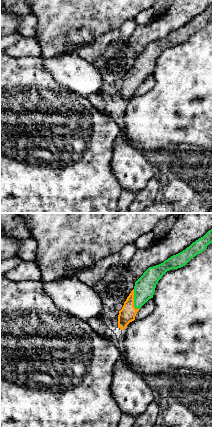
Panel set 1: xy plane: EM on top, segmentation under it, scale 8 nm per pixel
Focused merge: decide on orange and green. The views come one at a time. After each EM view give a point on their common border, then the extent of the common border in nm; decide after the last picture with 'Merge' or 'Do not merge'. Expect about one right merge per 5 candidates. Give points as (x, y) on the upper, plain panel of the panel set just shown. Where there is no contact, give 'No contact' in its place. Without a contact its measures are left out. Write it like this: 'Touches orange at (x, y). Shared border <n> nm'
Touches orange at (133, 76). Shared border 170 nm

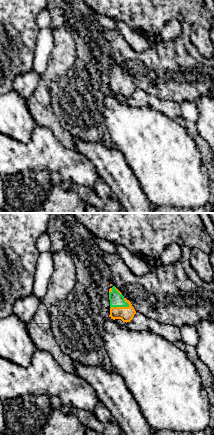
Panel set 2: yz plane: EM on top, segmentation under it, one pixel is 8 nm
Touches orange at (119, 83). Shared border 160 nm

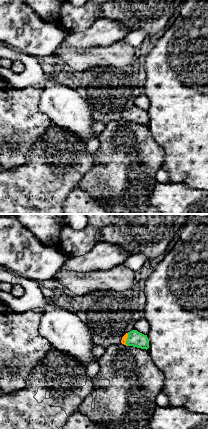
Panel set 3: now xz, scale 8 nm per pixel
Touches orange at (126, 115). Shared border 110 nm

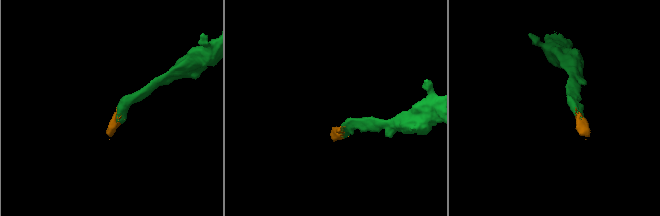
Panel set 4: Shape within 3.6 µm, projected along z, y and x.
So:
Merge

